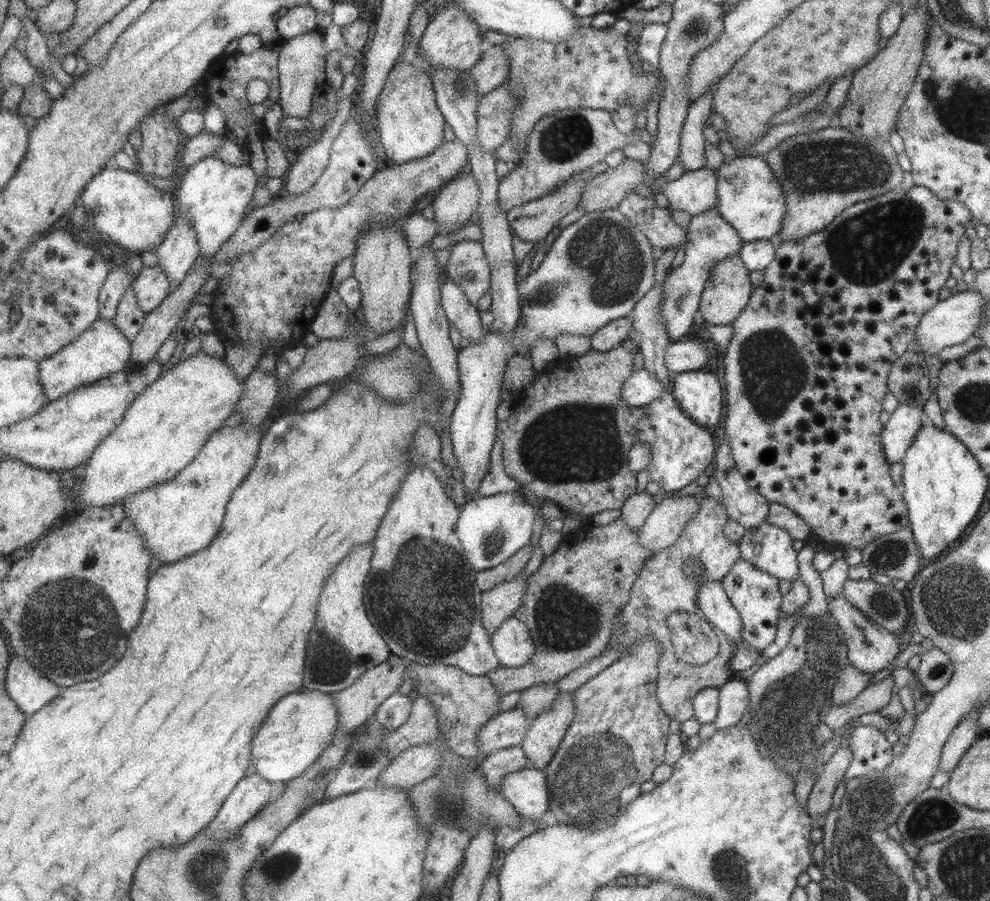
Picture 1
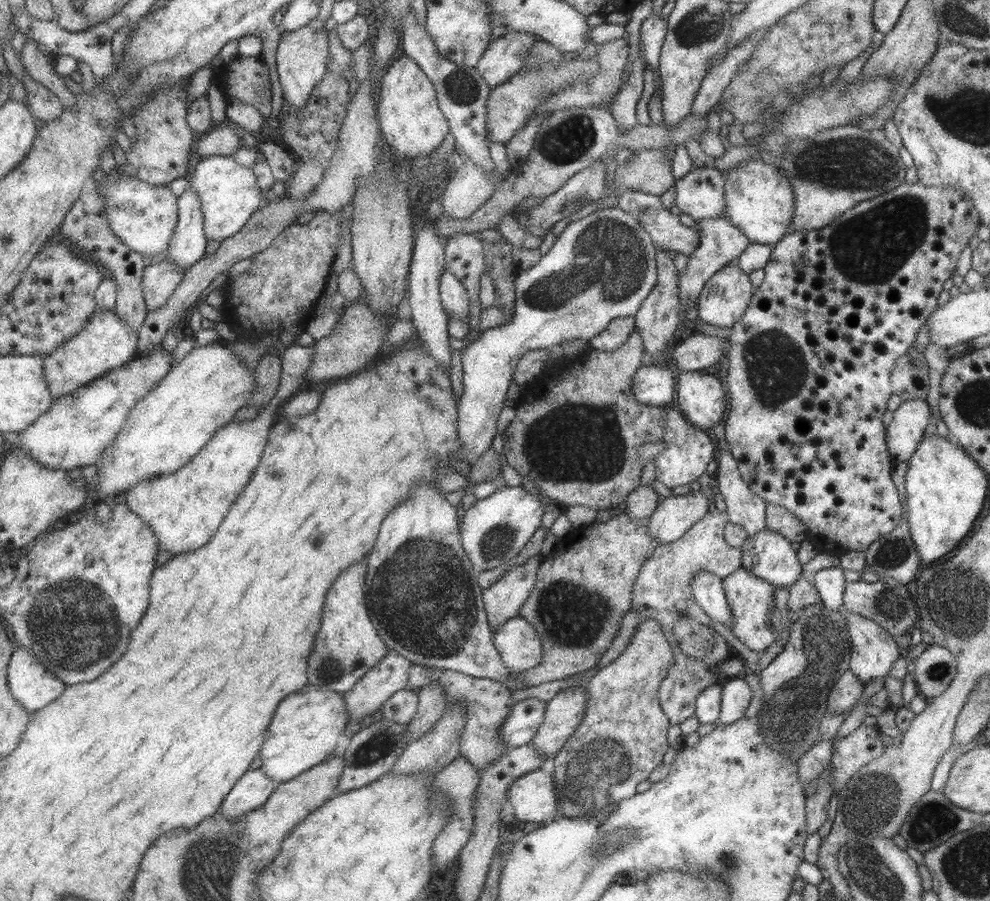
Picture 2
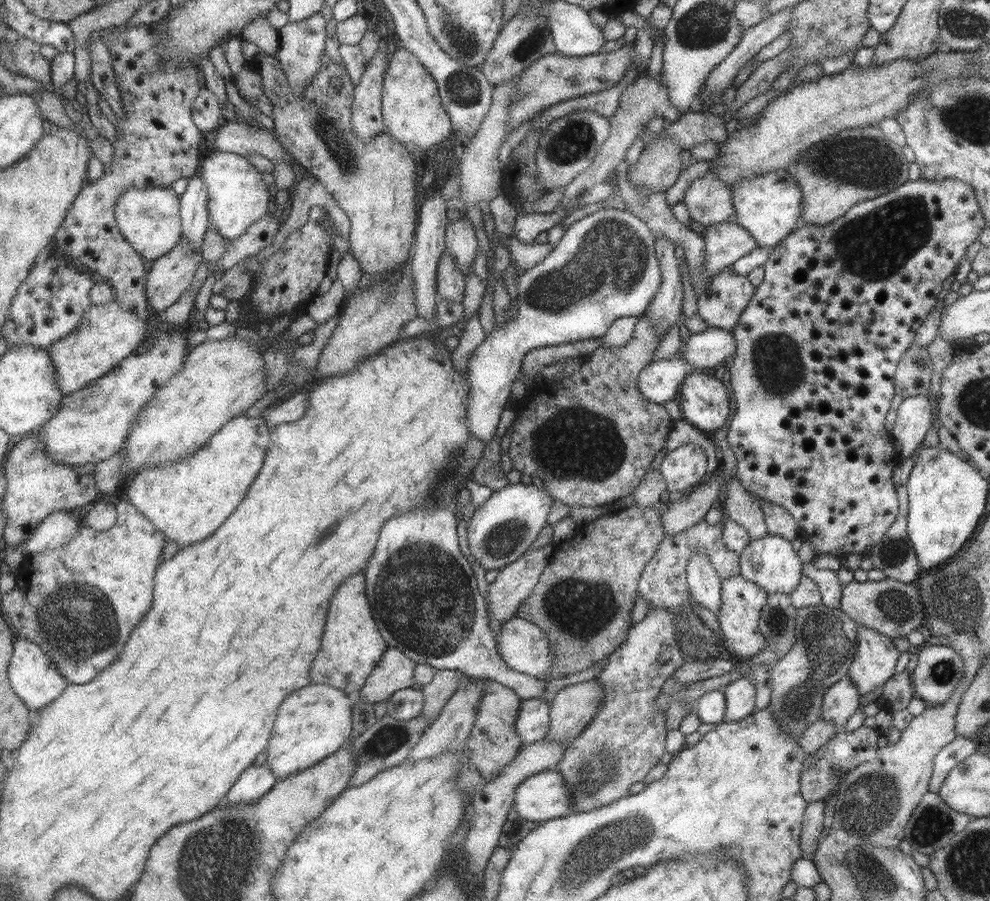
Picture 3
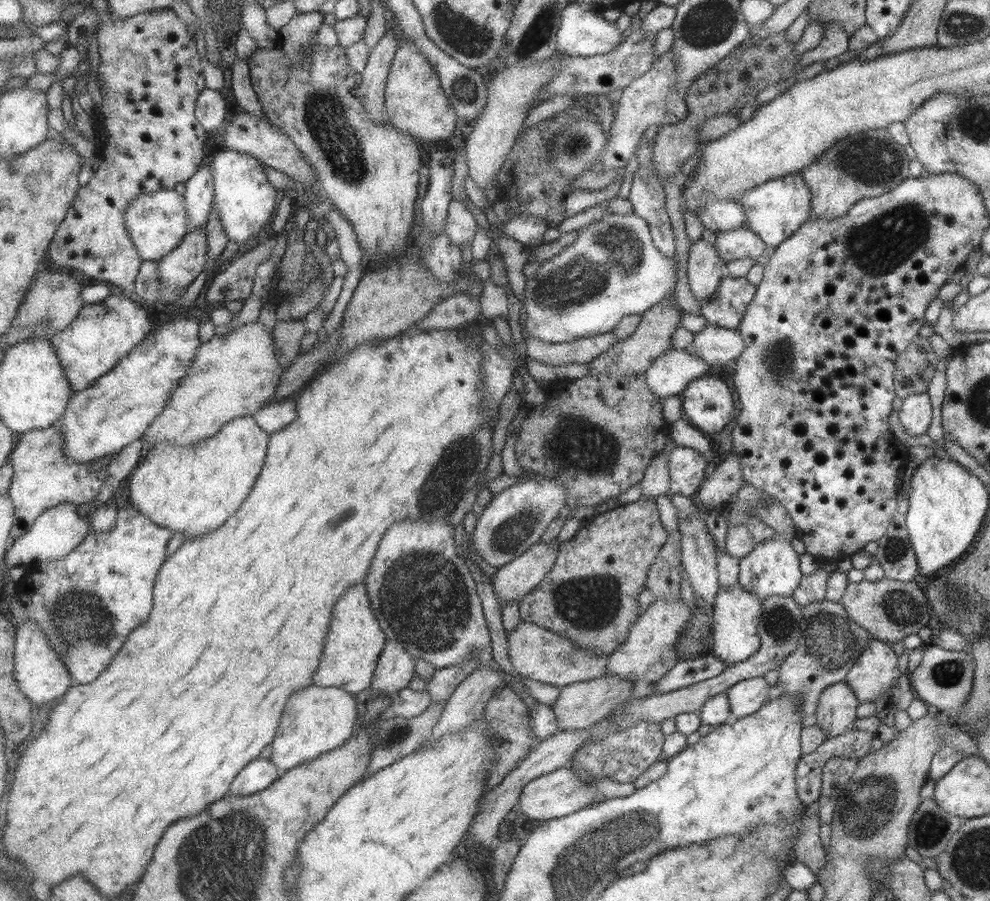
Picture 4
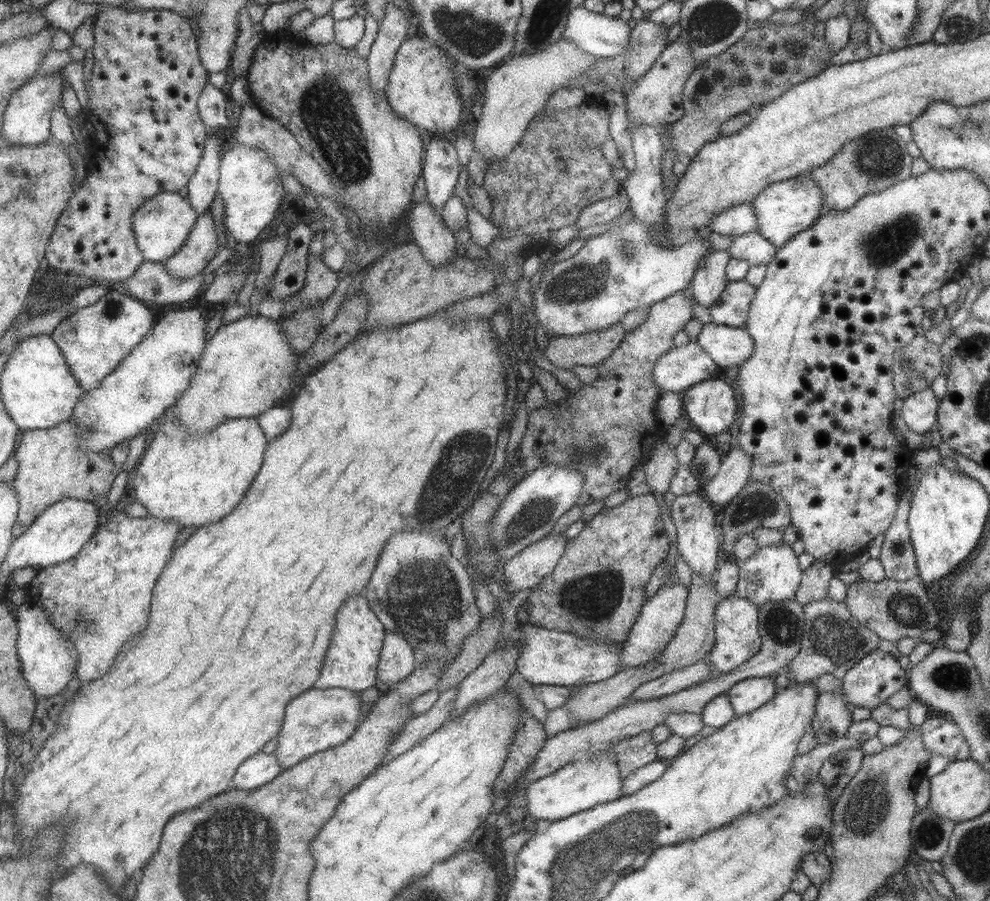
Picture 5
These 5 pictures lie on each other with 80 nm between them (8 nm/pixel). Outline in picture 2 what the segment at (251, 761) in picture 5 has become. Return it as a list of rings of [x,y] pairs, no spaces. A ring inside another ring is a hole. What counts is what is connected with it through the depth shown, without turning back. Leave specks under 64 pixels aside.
[[[262,767],[250,769],[227,795],[222,815],[227,816],[227,820],[237,820],[245,816],[245,813],[261,808],[275,792],[277,785]]]

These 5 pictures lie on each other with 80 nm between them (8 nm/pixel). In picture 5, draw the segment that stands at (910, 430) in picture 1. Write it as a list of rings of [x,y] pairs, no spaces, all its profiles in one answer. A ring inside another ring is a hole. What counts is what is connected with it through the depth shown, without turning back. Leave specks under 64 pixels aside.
[[[930,388],[902,400],[901,418],[911,432],[923,434],[937,420],[938,403]]]

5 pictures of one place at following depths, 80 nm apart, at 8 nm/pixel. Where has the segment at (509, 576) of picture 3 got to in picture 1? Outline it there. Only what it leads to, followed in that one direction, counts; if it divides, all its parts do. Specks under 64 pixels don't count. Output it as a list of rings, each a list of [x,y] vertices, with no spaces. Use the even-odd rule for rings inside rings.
[[[519,573],[509,580],[496,584],[491,590],[484,591],[482,598],[483,622],[493,634],[507,618],[514,617],[524,592],[527,577]]]

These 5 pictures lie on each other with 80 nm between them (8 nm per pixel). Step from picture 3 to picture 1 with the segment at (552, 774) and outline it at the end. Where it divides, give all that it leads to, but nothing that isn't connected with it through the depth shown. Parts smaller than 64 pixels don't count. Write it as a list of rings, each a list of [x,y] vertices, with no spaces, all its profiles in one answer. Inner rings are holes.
[[[529,766],[512,772],[504,778],[499,793],[505,797],[513,809],[519,813],[523,821],[531,822],[541,819],[547,813],[551,804],[551,792],[546,780],[546,766],[543,769],[531,768]]]

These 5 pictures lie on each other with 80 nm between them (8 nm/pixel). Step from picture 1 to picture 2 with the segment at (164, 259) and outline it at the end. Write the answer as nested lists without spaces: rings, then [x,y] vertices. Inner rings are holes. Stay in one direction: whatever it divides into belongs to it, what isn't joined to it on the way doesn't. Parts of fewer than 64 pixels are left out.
[[[188,185],[178,201],[180,219],[166,255],[189,270],[210,253],[212,245],[207,238],[206,218],[197,189]]]

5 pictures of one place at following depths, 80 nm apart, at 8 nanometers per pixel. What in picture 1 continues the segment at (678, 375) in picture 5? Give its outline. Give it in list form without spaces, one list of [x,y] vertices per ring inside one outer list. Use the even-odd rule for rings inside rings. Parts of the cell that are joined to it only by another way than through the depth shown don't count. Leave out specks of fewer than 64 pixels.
[[[641,370],[632,372],[621,387],[619,398],[623,404],[630,407],[645,407],[645,405],[661,397],[664,384],[653,374]]]

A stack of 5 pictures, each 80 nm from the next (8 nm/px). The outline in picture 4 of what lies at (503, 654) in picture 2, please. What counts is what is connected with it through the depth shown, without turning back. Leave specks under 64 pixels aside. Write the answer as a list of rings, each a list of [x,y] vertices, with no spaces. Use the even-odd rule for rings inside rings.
[[[521,621],[505,635],[508,642],[508,656],[515,672],[529,680],[563,688],[568,684],[585,682],[608,674],[608,655],[580,649],[569,639],[551,632],[551,629]]]

